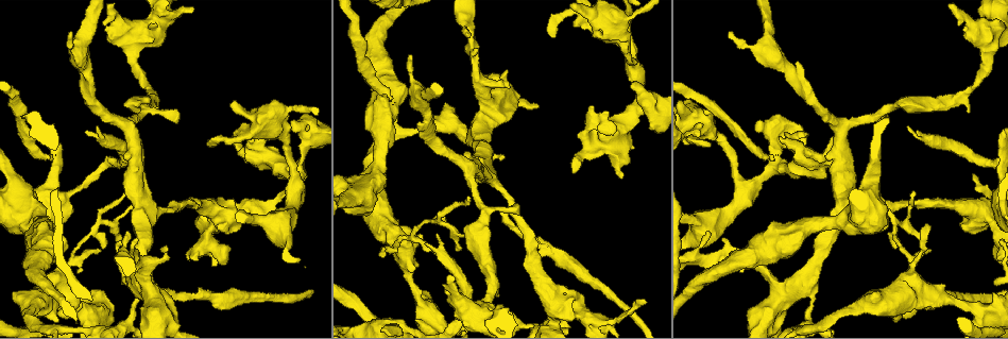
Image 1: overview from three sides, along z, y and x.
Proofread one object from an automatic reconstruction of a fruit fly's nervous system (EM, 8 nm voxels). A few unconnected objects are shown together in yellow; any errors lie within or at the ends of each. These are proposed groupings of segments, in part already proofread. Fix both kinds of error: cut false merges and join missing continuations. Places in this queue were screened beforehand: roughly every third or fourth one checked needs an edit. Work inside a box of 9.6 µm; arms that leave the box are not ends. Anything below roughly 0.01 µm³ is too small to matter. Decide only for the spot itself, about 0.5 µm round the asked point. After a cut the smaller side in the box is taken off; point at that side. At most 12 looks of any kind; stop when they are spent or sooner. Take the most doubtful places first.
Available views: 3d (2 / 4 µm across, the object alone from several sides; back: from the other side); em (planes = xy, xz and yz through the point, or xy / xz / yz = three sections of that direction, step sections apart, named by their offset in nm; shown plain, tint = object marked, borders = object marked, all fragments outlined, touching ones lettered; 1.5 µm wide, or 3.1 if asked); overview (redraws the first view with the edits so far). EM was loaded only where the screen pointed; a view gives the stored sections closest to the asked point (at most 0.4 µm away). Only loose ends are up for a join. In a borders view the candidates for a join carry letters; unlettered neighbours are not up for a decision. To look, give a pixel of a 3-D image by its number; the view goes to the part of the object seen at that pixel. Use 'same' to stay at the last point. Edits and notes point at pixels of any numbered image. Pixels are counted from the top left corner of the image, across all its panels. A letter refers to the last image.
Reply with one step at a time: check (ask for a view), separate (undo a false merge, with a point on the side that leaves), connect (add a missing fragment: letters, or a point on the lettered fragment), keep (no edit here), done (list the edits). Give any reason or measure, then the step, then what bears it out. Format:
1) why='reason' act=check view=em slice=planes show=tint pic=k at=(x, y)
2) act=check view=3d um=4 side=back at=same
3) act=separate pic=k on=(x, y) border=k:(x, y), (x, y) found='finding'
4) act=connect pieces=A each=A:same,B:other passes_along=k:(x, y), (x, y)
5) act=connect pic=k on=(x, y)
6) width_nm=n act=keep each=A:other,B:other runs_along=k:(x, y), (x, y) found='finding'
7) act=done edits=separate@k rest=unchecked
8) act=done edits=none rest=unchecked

act=check view=3d um=4 pic=1 at=(106, 142)

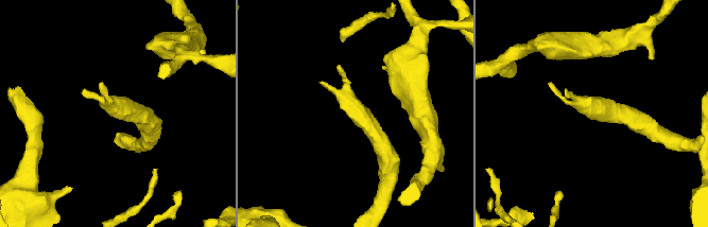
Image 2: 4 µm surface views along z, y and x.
why='shape alone is not enough' act=check view=em slice=planes show=borders pic=2 at=(116, 106)

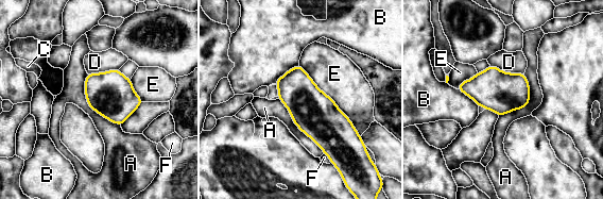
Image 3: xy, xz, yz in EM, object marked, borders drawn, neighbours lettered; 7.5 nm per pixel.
act=keep each=A:other,B:other,C:other,D:other,E:other,F:other border=3:(86, 73), (87, 104), (120, 126) found='all the same cell'

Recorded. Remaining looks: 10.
why='free end' act=check view=em slice=xy step=4 show=borders pic=1 at=(772, 160)

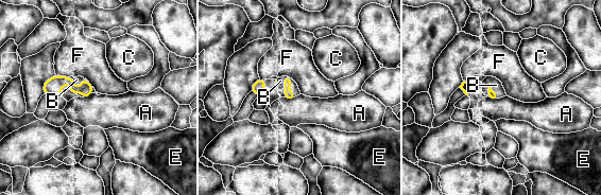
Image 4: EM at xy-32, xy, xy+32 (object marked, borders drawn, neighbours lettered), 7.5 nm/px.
act=check view=em slice=planes show=borders at=same

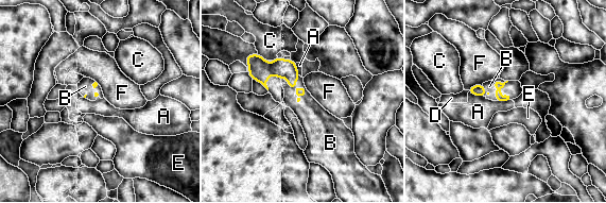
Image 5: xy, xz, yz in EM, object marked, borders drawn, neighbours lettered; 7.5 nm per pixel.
act=connect pieces=B each=A:other,B:same,C:other,D:other,E:other,F:other passes_along=5:(499, 85), (500, 89), (489, 86) found='the cell continues'

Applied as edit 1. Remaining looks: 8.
act=check view=overview

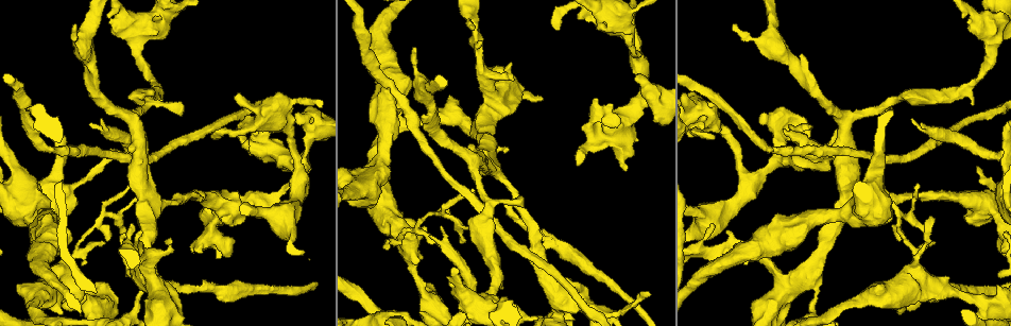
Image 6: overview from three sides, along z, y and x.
why='free end' act=check view=3d um=2 side=back pic=6 at=(505, 207)

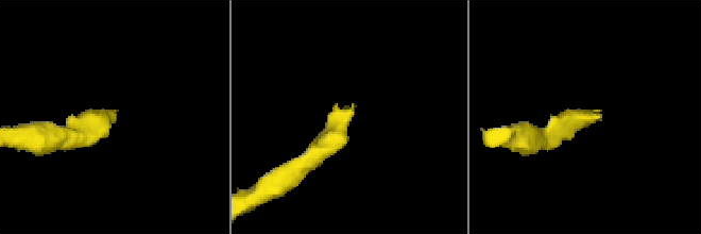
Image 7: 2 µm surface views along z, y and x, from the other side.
why='shape alone is not enough' act=check view=em slice=planes show=borders pic=7 at=(116, 114)

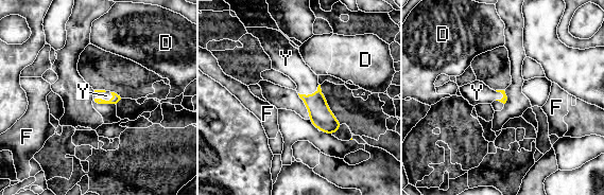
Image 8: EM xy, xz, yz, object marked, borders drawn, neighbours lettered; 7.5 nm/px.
act=connect pieces=Y each=D:other,F:other,Y:same passes_along=8:(321, 116), (311, 94), (294, 67) found='the cell continues'

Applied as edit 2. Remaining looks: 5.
why='thick turns thin' act=check view=3d um=4 pic=6 at=(139, 297)

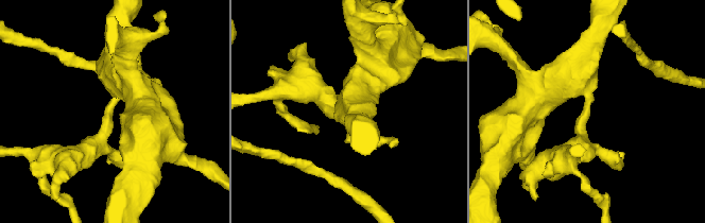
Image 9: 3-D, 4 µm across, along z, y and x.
arms=3 arm_widths_nm=340,480,480 why='shape alone is not enough' act=check view=em slice=planes show=borders pic=9 at=(584, 107)

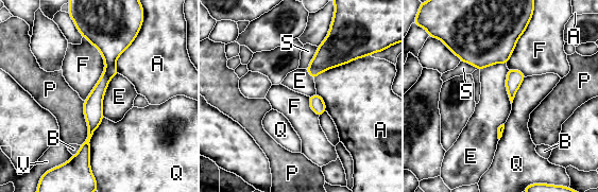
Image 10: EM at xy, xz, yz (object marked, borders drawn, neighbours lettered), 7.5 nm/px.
act=separate pic=10 on=(98, 92) each=A:other,B:other,E:other,F:other,P:other,Q:other,S:other,V:other part_leaving=10:(113, 67), (94, 103), (85, 156) found='a second cell is stuck on'

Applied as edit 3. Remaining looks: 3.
act=done edits=connect@5,connect@8,separate@10 rest=unchecked

